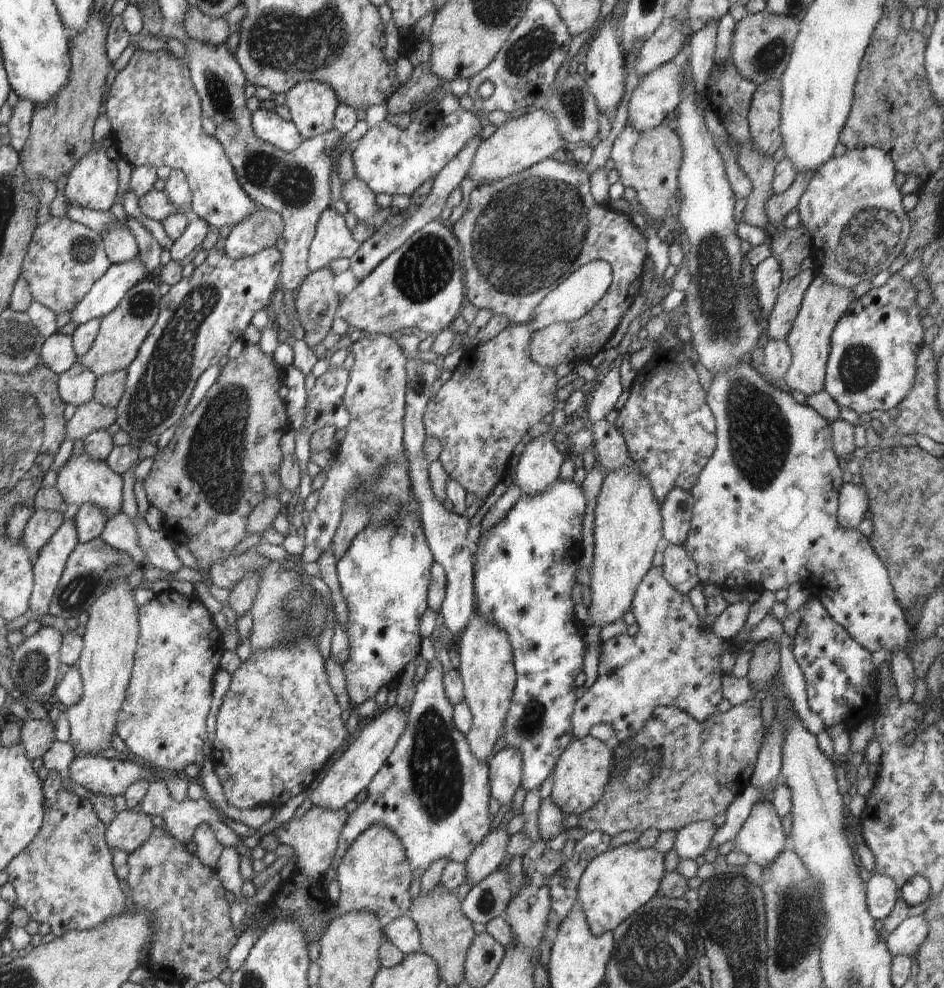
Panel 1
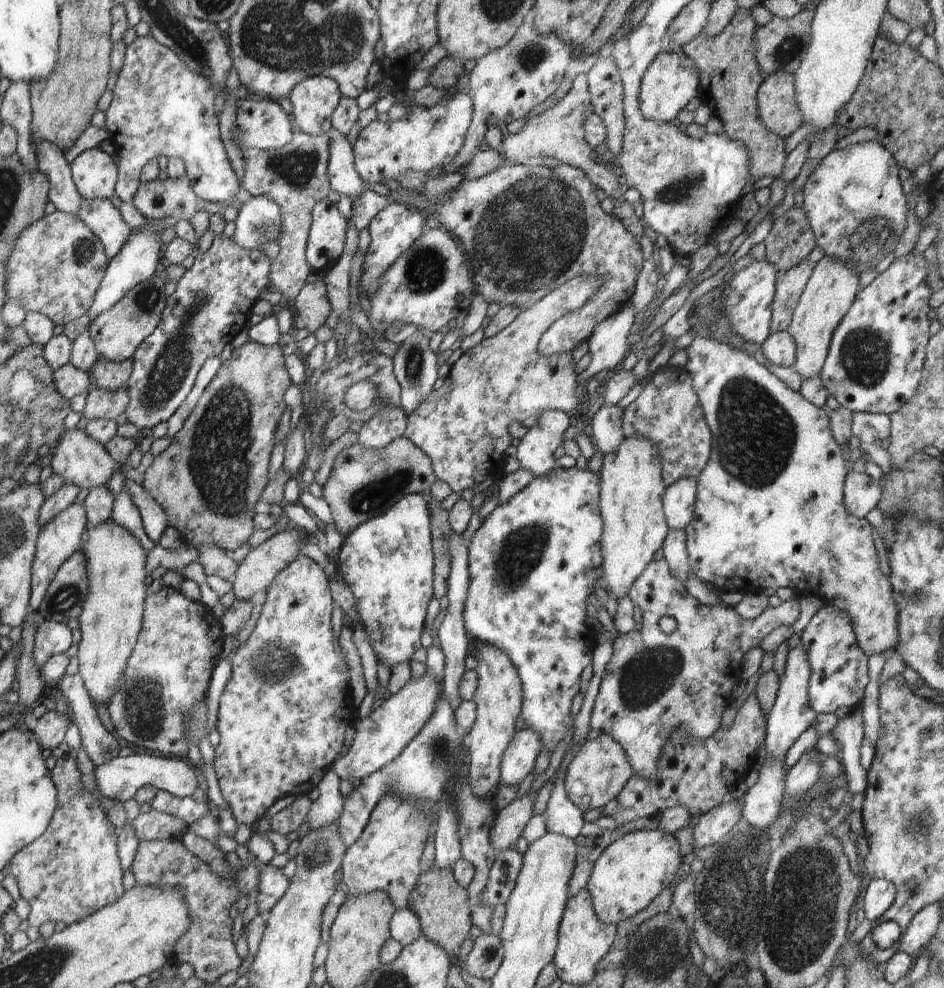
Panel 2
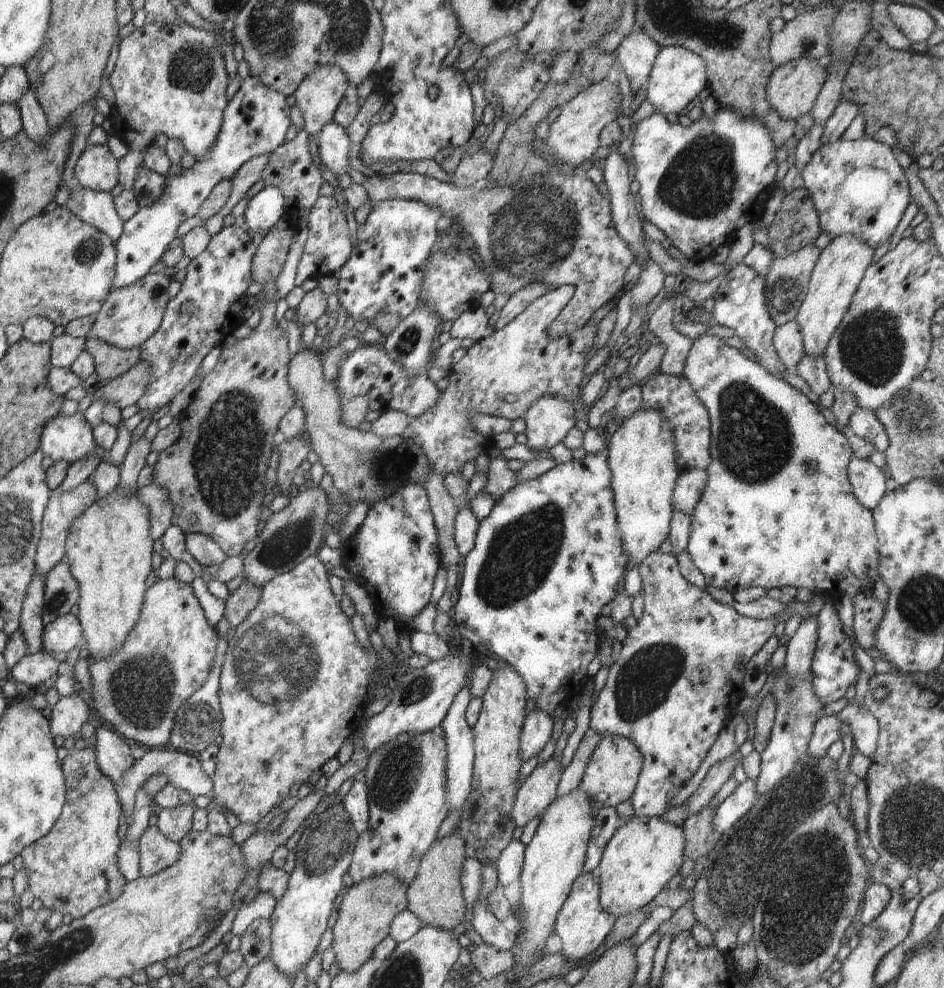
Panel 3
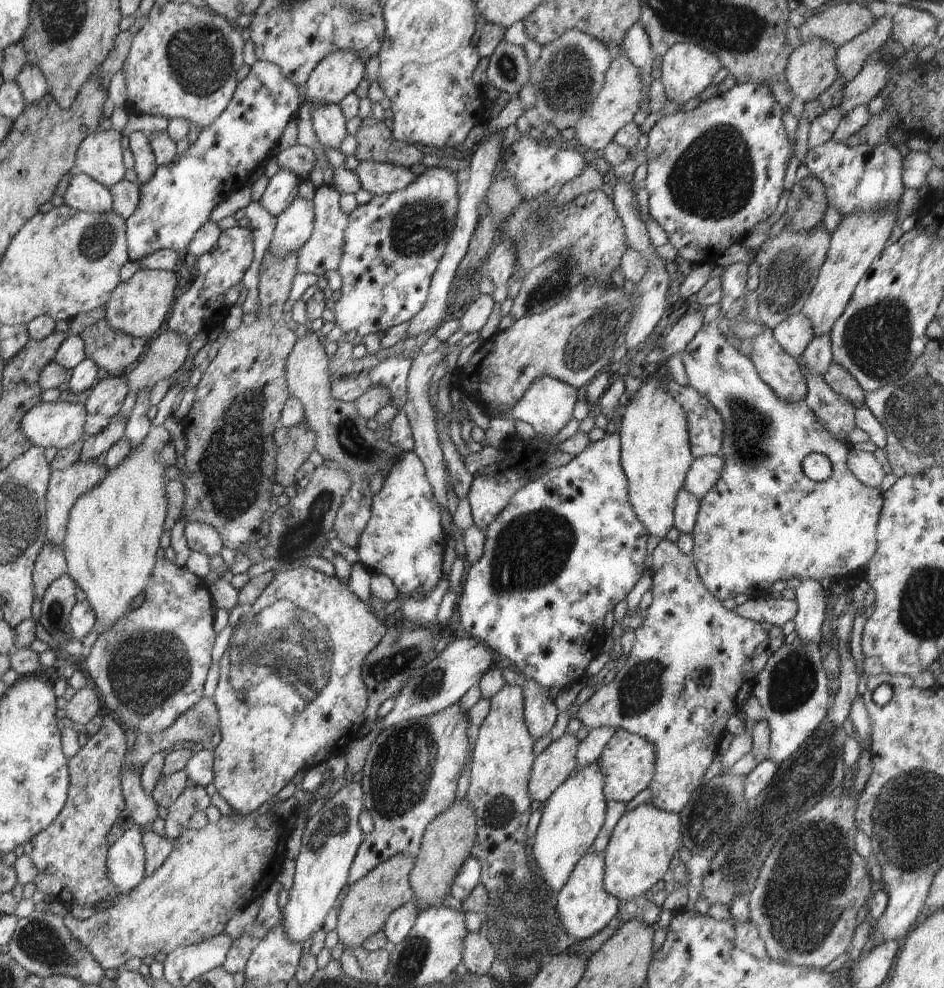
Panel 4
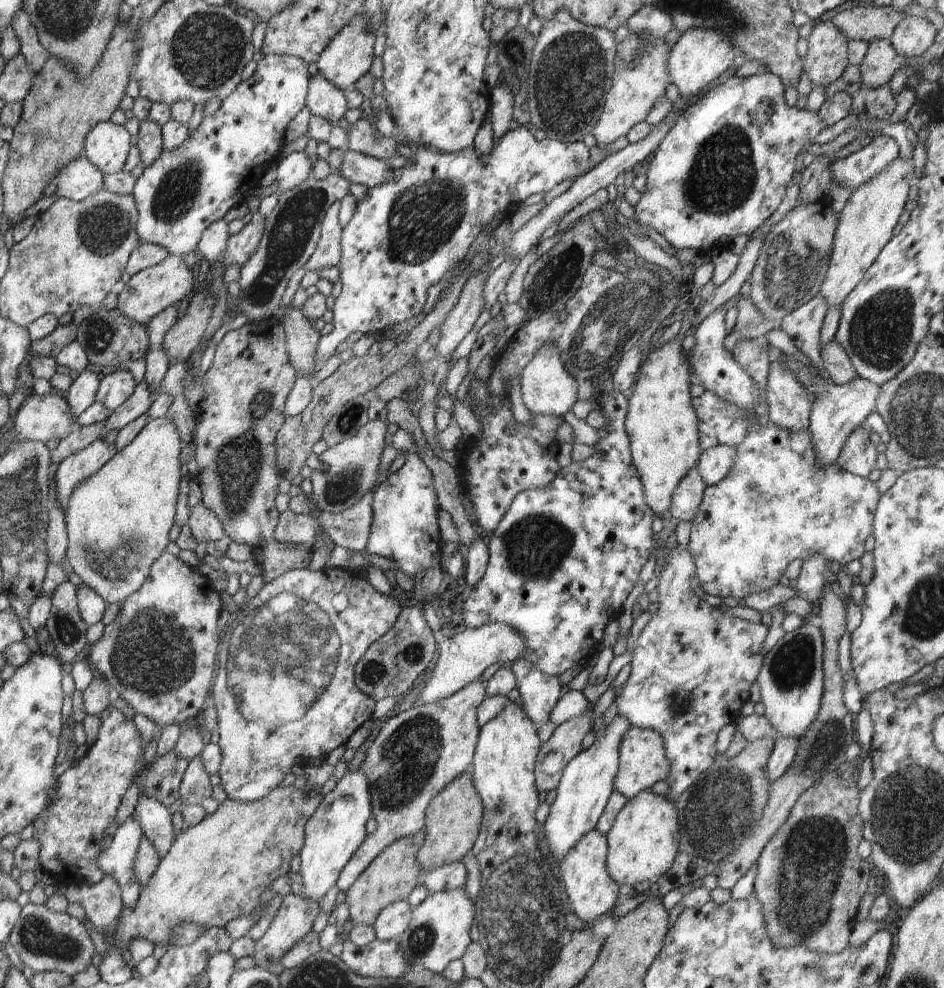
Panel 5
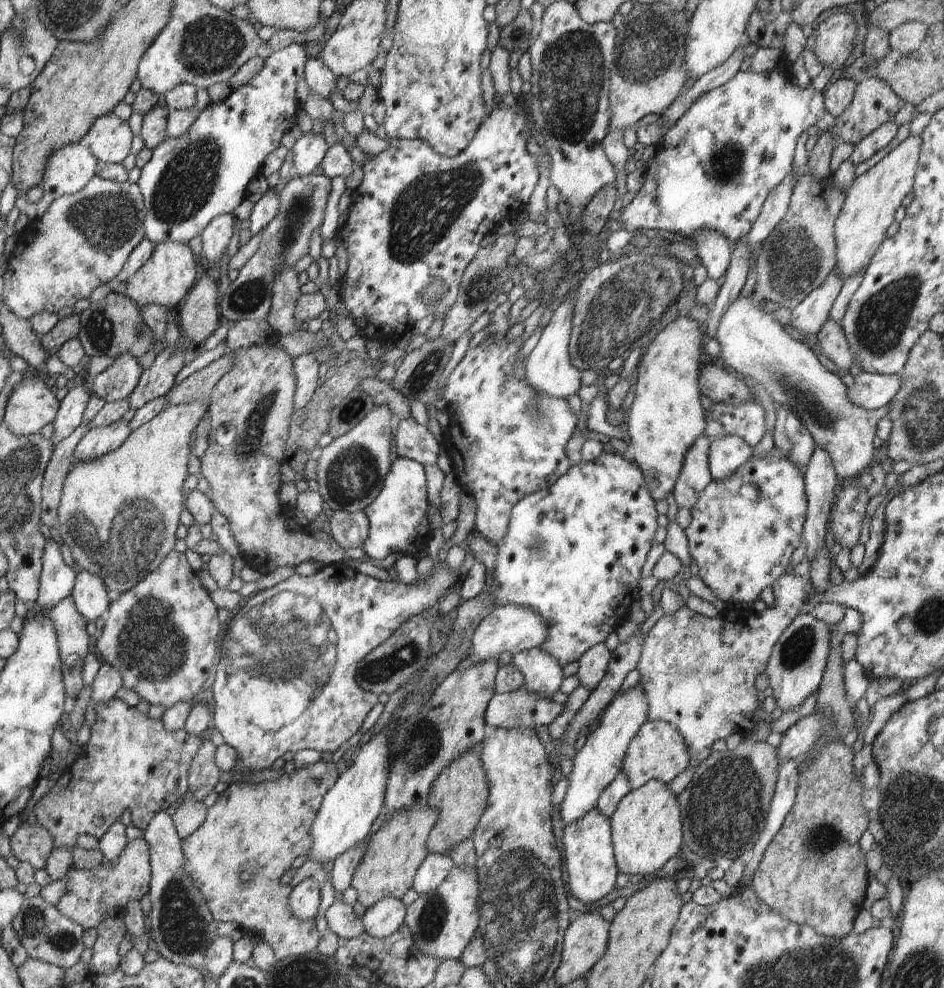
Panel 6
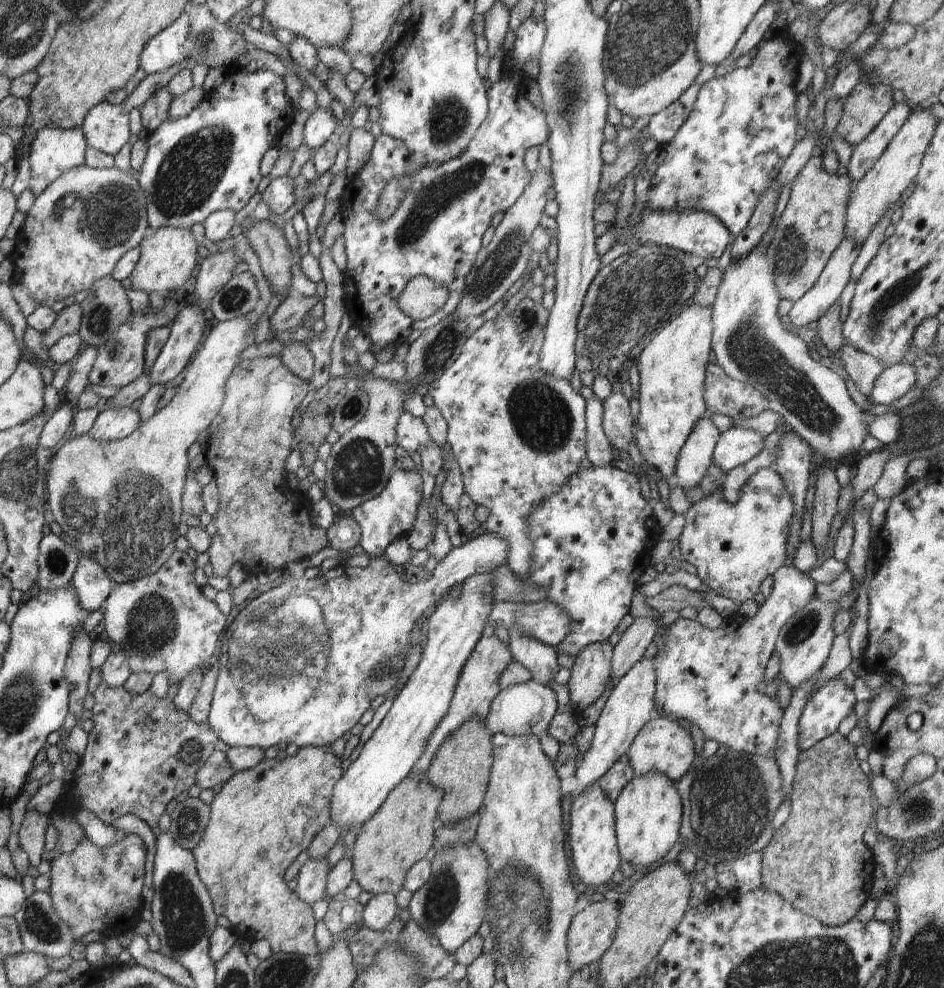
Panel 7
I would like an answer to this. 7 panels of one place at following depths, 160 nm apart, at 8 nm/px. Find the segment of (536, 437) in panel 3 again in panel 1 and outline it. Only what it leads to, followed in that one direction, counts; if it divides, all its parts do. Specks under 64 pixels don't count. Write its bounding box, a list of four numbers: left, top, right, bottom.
[509,407,566,496]

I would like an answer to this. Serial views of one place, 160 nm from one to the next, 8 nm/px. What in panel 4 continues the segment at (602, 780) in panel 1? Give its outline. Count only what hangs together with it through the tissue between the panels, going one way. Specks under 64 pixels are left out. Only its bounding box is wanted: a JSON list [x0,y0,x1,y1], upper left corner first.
[598,730,656,805]

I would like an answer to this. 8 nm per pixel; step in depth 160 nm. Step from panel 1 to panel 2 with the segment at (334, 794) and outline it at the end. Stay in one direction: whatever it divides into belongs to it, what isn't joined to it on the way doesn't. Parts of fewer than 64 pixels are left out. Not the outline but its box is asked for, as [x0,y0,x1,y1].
[330,673,442,781]

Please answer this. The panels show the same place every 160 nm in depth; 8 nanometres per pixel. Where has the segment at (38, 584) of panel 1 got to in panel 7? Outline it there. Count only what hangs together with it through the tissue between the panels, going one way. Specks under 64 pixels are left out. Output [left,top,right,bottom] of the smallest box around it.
[89,407,141,442]

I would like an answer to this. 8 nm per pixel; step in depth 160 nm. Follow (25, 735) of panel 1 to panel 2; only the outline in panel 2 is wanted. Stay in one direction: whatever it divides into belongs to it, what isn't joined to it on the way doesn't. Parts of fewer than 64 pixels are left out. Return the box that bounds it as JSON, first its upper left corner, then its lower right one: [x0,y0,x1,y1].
[32,710,71,750]

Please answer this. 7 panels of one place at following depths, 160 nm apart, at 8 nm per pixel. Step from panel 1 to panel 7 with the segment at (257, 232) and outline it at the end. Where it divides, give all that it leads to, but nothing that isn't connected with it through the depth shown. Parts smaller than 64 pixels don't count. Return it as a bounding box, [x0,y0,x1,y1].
[303,106,336,153]

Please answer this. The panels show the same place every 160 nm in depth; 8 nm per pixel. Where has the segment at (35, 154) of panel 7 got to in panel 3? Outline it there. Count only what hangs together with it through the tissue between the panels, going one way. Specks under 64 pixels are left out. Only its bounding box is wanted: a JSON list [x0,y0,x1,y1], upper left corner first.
[64,179,125,244]

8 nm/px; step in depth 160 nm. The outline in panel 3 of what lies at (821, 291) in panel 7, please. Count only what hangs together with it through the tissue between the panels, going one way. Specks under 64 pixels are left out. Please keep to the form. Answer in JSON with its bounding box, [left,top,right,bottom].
[772,321,805,370]

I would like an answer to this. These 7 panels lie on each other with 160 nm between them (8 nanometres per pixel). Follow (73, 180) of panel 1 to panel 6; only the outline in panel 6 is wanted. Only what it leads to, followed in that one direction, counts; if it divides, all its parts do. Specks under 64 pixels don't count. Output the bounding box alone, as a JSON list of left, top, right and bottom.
[81,112,132,164]

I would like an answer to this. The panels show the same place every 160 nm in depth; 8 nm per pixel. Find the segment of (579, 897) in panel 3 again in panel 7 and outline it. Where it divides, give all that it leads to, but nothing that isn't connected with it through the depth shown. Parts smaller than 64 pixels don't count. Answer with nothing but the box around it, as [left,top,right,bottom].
[567,782,621,887]

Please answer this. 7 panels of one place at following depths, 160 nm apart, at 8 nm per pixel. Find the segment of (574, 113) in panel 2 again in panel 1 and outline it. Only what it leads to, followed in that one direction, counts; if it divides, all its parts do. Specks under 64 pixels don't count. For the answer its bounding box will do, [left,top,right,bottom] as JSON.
[468,109,570,188]

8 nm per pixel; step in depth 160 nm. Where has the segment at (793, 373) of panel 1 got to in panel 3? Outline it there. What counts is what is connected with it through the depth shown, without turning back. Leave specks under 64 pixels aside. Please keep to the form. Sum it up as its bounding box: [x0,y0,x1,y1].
[796,234,875,358]

